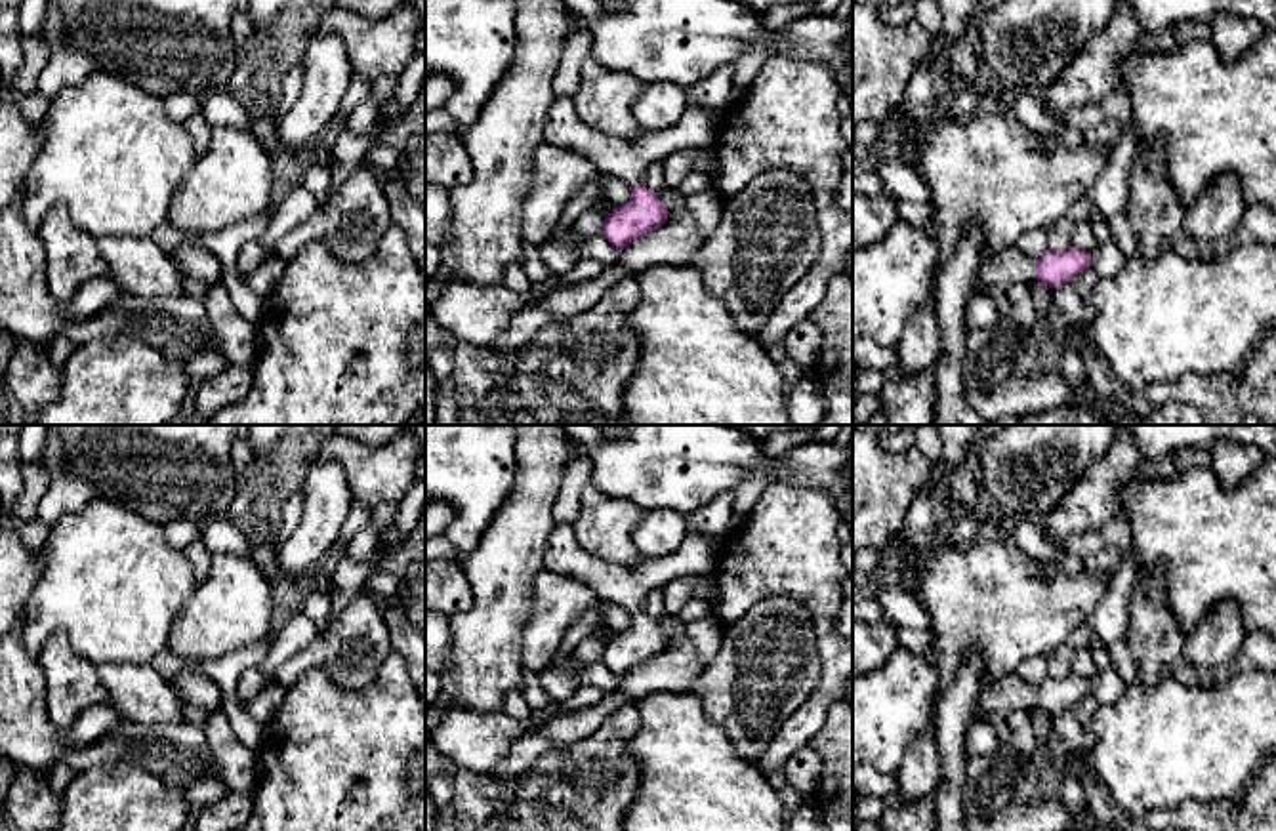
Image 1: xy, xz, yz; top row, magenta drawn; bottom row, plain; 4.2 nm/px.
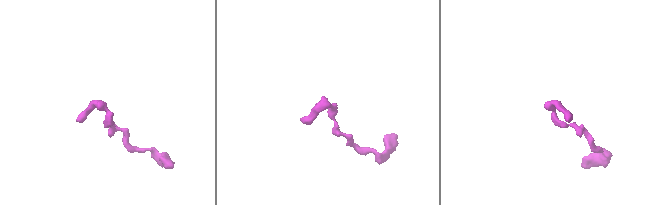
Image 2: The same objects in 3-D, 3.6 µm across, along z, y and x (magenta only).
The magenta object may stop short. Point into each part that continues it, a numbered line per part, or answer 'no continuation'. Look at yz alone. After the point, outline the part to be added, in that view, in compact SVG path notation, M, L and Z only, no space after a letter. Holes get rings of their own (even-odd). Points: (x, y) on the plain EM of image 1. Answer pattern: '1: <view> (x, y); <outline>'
1: yz (1009, 692); M1009 673L984 688L982 711L1003 713L1034 705L1036 690L1017 673Z

